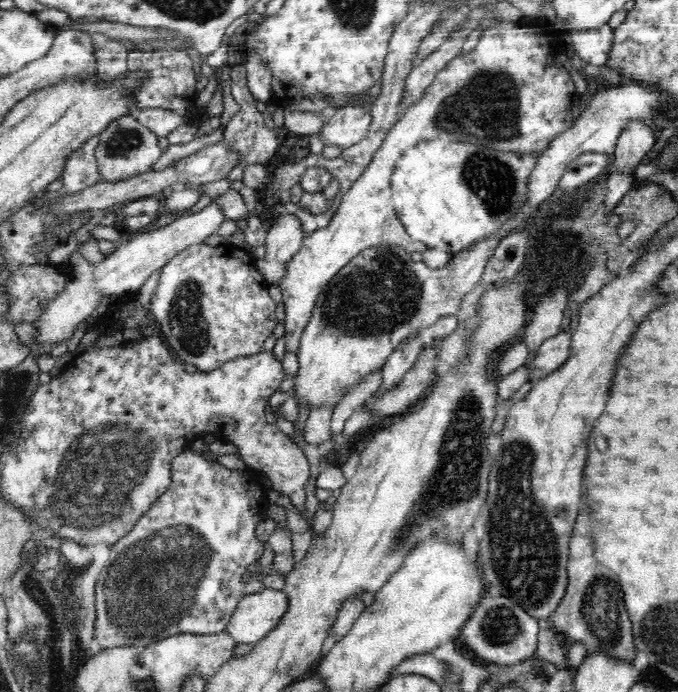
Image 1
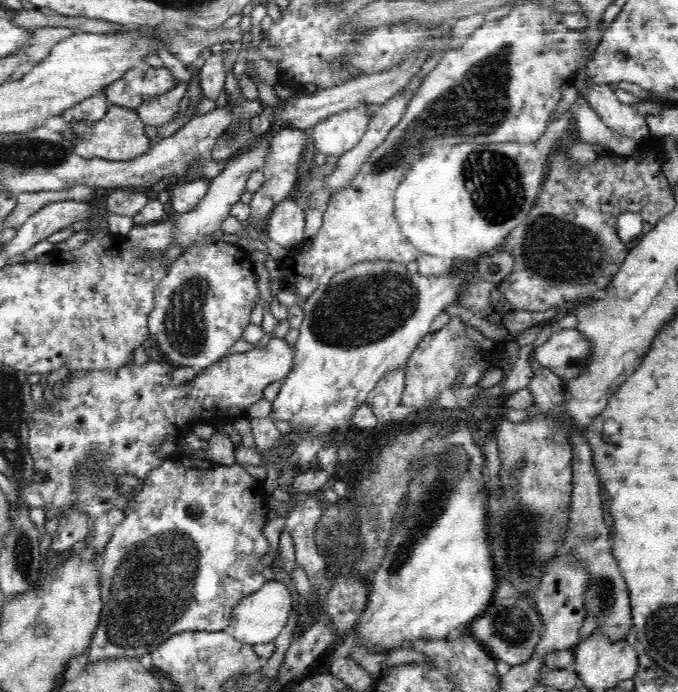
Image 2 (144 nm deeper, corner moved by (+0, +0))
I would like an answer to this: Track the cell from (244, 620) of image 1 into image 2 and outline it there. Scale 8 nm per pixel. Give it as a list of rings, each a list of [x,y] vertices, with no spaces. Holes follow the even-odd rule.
[[[268,580],[258,592],[246,596],[232,612],[232,622],[230,622],[230,634],[248,646],[254,644],[268,644],[274,642],[280,632],[288,626],[290,620],[290,612],[294,608],[294,598],[292,592],[288,590],[286,584],[278,582],[278,580]]]

